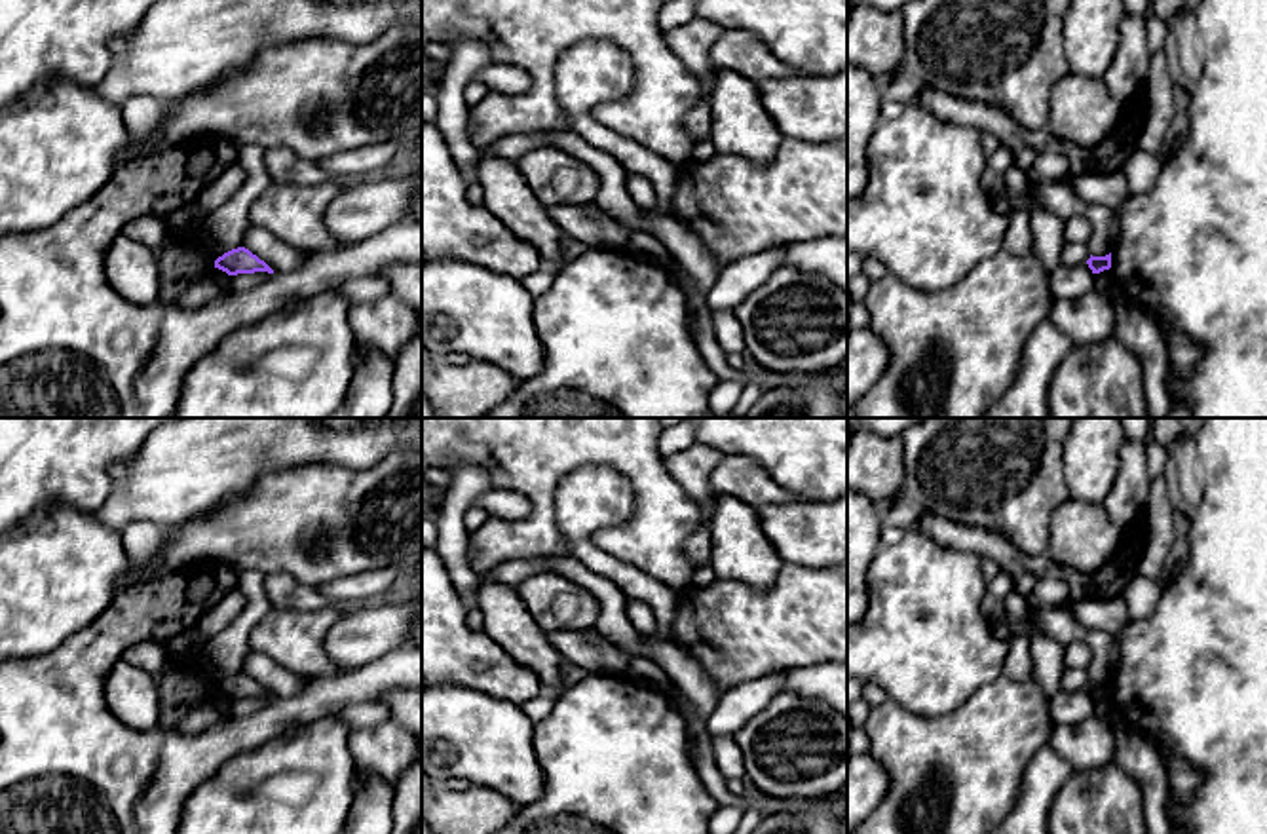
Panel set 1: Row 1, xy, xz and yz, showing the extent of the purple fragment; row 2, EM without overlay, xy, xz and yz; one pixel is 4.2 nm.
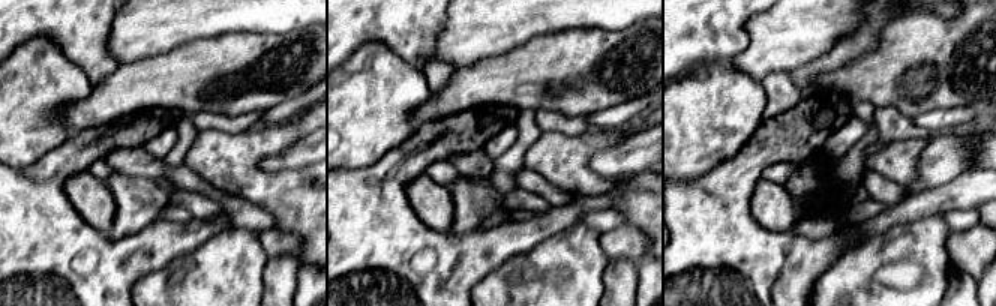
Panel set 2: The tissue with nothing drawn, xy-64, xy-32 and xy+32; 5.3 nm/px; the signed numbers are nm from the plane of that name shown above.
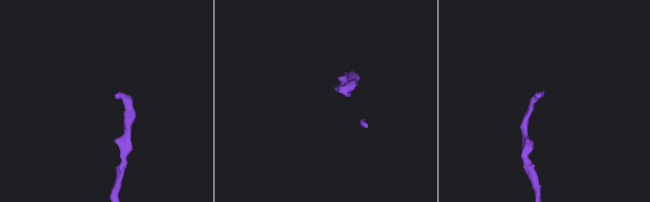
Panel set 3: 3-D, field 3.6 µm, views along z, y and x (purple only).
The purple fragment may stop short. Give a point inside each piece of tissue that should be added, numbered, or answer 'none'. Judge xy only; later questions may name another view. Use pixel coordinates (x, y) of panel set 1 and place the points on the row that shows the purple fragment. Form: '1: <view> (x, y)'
none

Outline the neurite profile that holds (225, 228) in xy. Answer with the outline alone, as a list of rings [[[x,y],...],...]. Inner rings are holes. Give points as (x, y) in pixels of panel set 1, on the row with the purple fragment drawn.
[[[256,144],[239,146],[239,165],[245,171],[245,180],[222,207],[205,215],[198,241],[213,260],[243,245],[243,236],[251,226],[251,205],[272,184],[262,156],[264,148]]]

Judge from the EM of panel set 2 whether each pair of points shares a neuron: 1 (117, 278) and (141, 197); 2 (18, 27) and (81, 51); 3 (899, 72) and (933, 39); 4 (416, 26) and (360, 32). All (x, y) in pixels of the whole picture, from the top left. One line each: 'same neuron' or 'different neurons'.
1: different neurons
2: same neuron
3: same neuron
4: same neuron

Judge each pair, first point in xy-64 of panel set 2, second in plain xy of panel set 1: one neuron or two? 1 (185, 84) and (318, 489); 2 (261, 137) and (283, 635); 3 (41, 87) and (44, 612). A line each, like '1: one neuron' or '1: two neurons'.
1: one neuron
2: one neuron
3: one neuron

